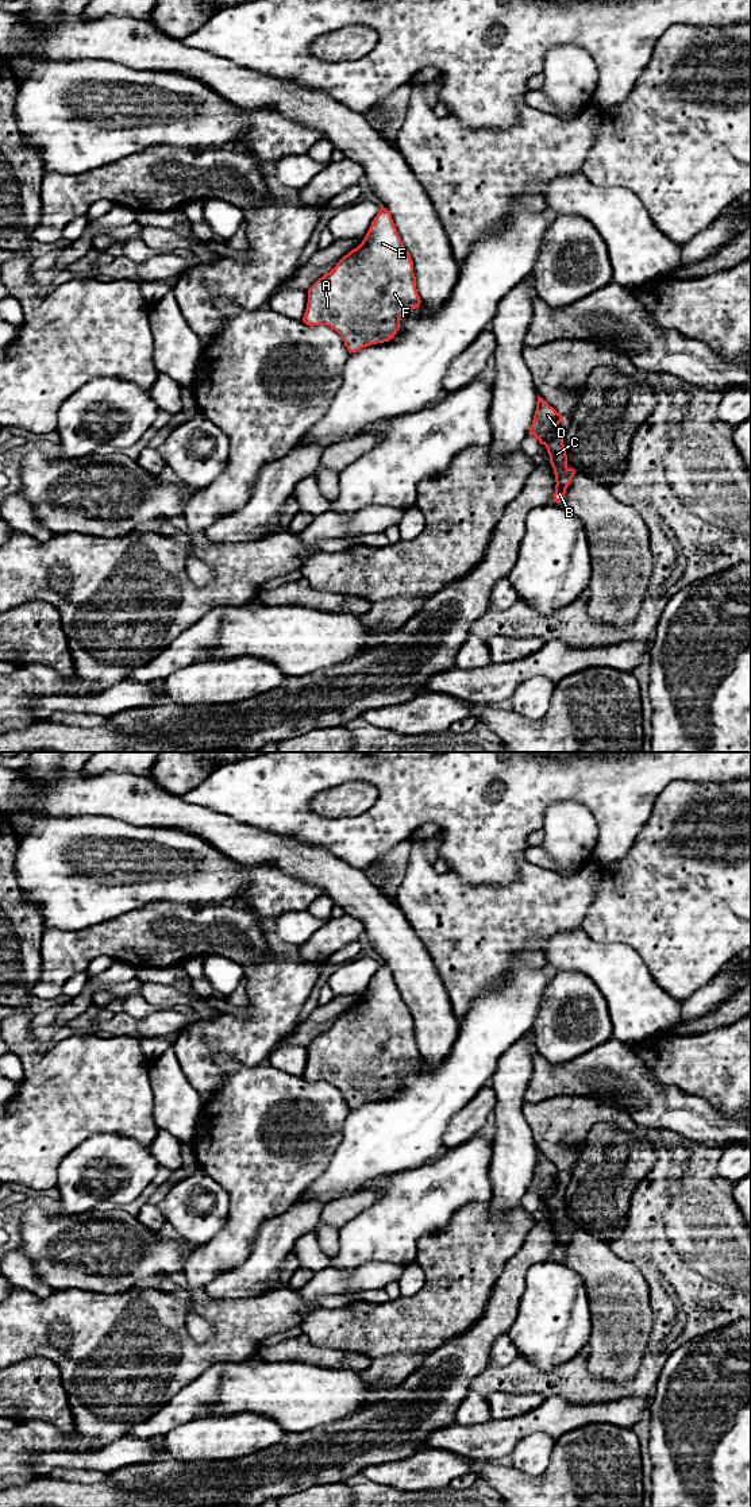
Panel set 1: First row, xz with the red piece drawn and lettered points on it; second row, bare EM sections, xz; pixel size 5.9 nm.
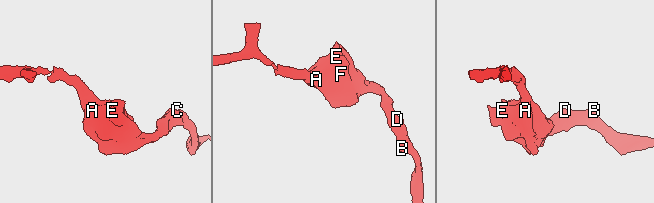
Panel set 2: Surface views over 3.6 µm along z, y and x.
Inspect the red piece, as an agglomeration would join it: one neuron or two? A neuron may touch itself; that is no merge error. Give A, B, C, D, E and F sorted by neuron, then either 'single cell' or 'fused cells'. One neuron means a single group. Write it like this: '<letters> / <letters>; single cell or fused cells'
A B C D E F; single cell

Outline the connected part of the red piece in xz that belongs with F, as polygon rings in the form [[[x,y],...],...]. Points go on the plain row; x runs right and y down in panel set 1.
[[[381,963],[362,999],[308,1045],[303,1074],[307,1082],[328,1082],[343,1095],[348,1109],[389,1098],[400,1086],[400,1074],[420,1061],[413,1017],[390,968]]]

